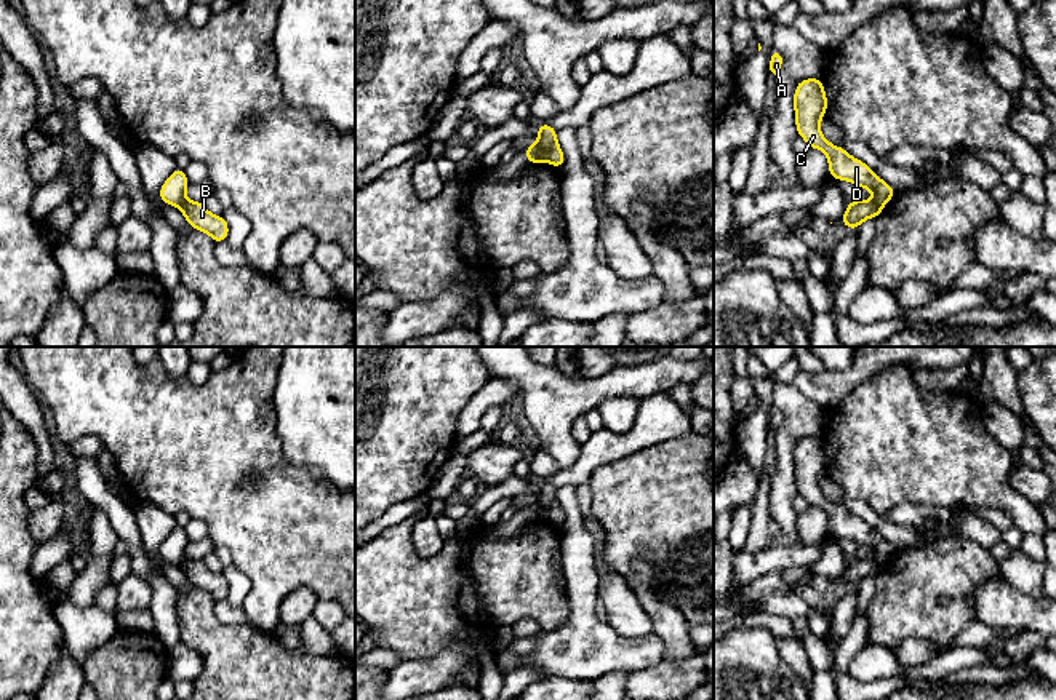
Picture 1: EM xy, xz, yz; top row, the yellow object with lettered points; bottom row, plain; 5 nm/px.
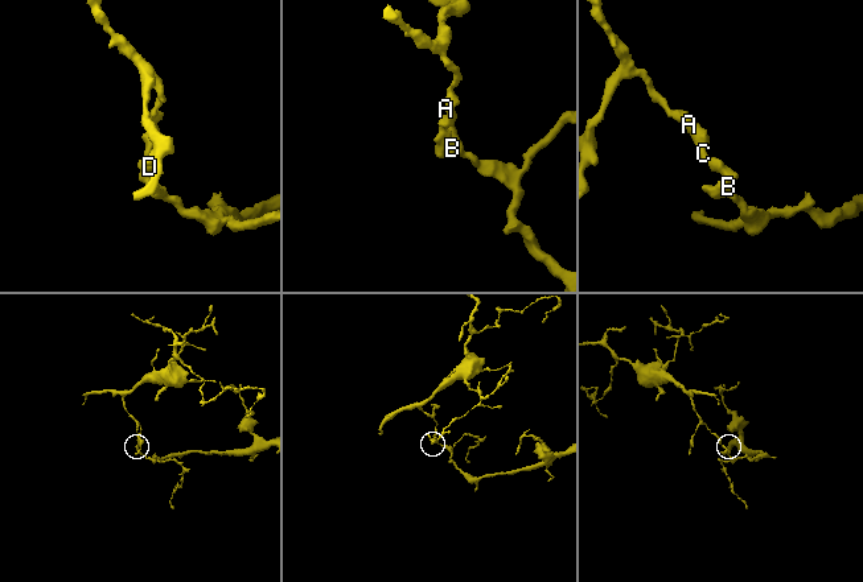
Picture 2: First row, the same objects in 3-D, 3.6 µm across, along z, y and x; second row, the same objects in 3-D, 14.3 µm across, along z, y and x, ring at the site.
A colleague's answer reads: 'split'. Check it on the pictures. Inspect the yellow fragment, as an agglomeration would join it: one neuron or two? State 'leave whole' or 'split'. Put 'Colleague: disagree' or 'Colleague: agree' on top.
Colleague: agree
split

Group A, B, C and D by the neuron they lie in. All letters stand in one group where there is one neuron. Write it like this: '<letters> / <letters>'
A C D / B

